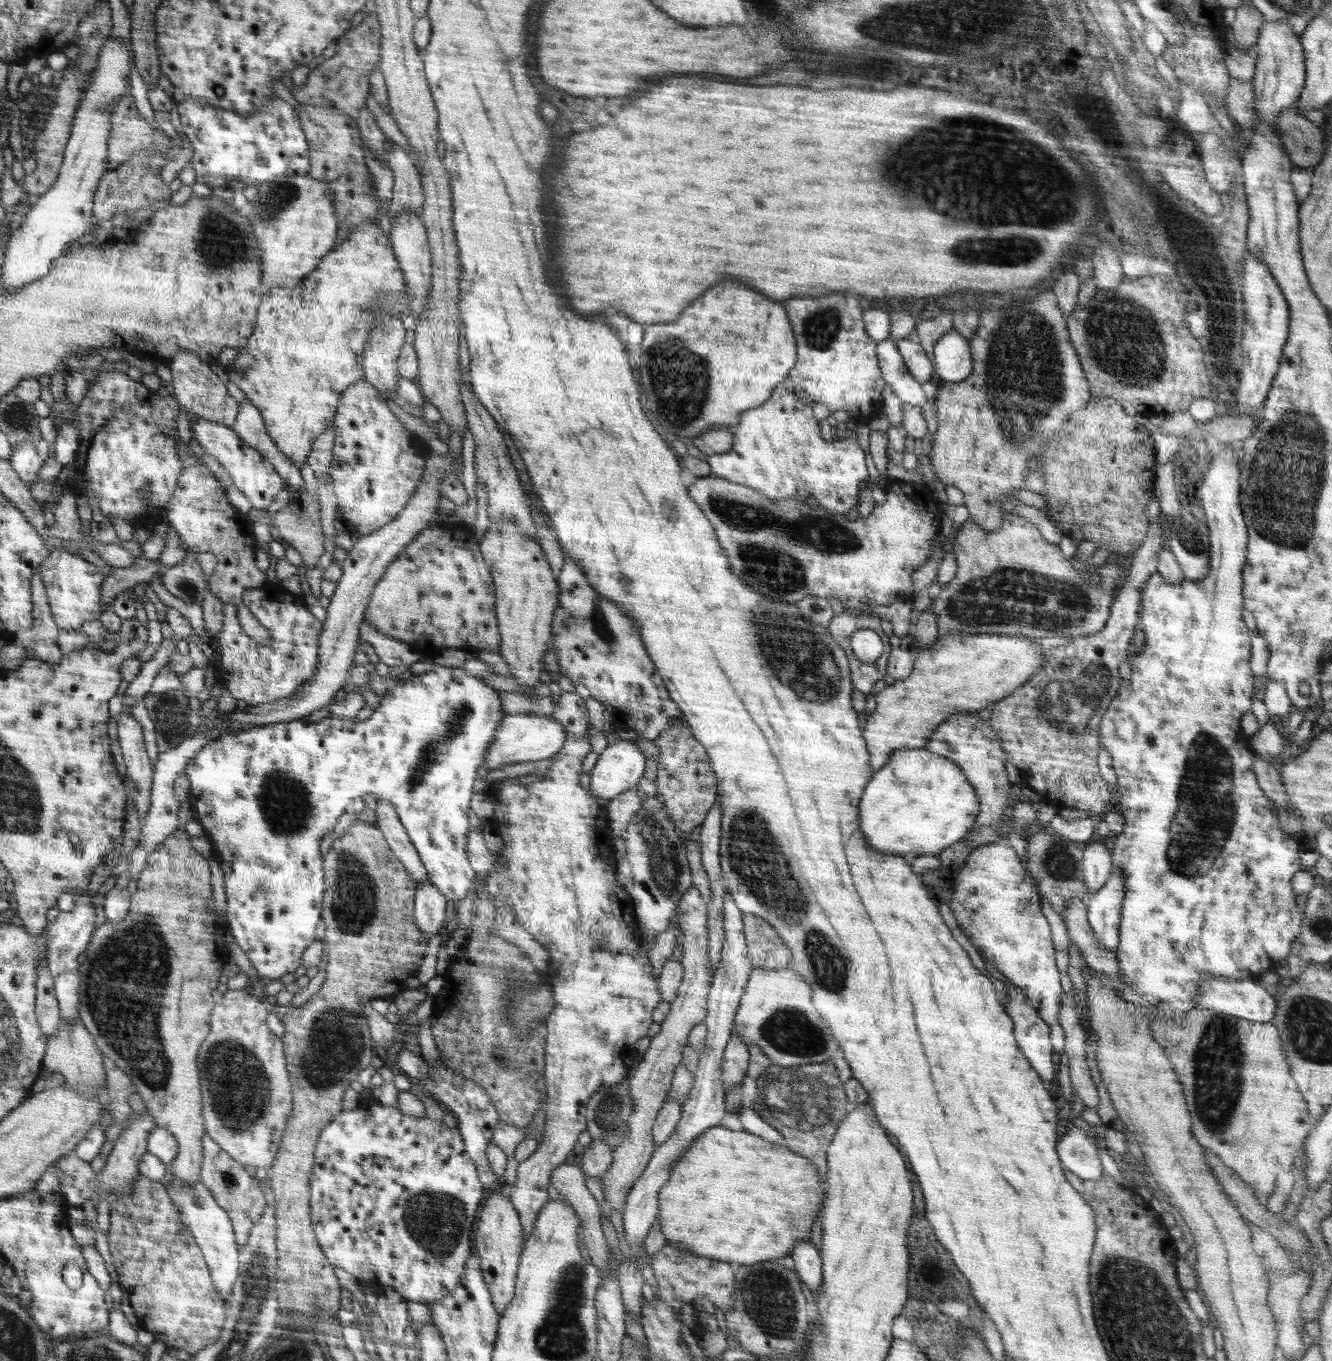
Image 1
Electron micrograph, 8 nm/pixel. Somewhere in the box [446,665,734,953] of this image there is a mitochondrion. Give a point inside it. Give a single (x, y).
(663, 859)

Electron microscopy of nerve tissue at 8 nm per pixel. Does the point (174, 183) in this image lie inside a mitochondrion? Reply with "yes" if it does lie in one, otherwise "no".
no

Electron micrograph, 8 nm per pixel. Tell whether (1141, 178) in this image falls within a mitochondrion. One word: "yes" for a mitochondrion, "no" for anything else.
yes

